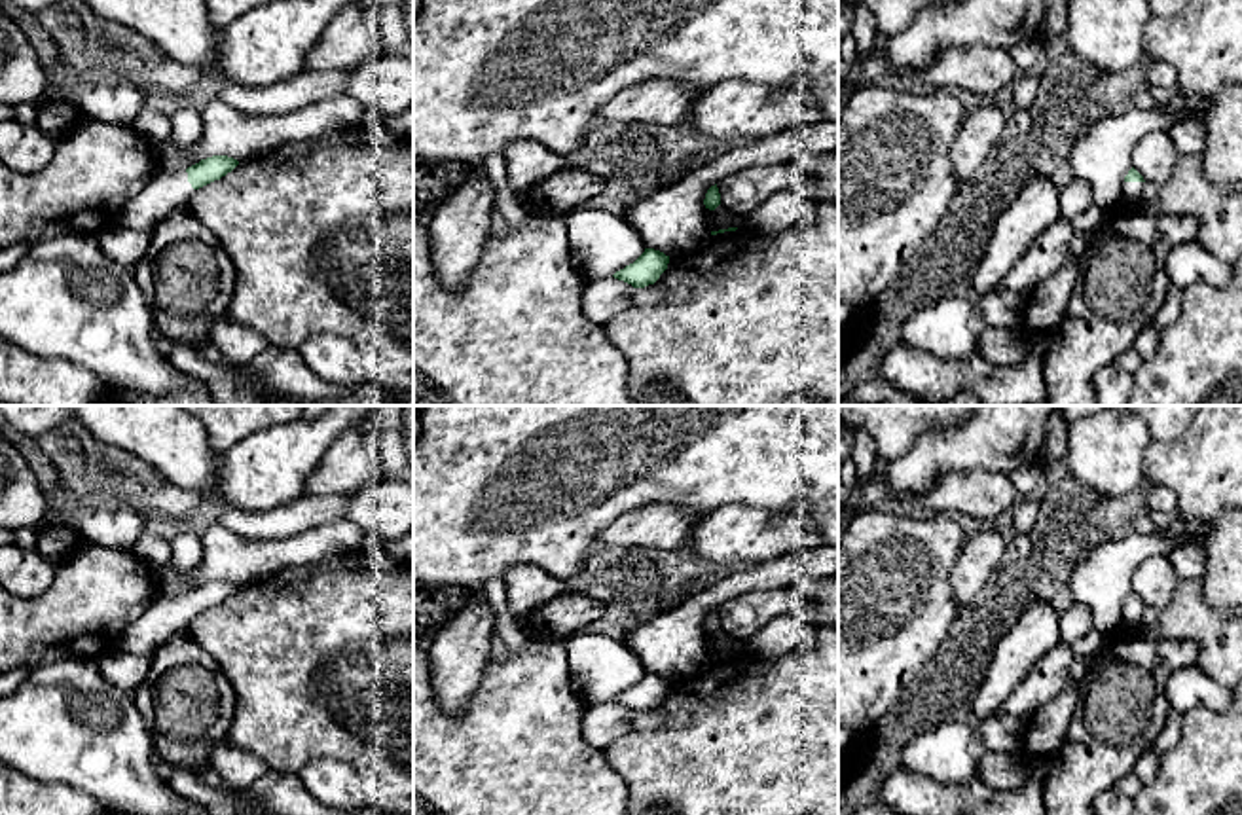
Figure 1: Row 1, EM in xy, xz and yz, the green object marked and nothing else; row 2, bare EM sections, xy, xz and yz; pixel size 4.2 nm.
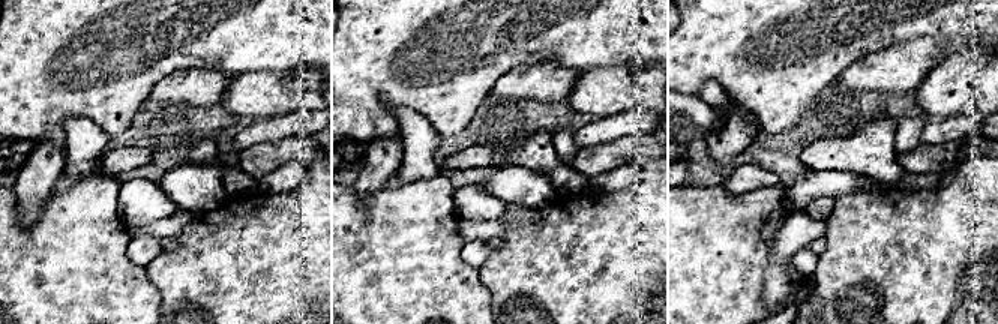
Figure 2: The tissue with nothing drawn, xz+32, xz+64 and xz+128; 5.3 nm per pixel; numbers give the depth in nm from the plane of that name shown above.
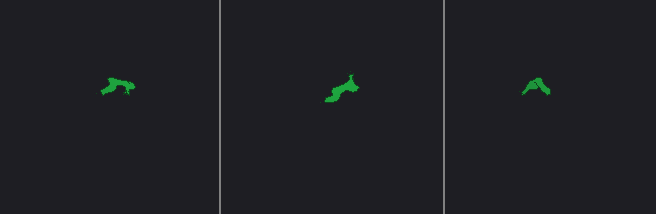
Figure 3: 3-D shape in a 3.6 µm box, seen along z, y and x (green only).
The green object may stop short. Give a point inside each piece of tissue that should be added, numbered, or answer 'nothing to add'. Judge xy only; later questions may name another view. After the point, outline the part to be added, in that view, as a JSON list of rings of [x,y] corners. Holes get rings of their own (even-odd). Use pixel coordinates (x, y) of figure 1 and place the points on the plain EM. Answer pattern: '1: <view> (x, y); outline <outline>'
1: xy (167, 616); outline [[[186,593],[157,595],[146,612],[125,627],[118,648],[137,656],[154,654],[171,637],[186,633],[193,616]]]

